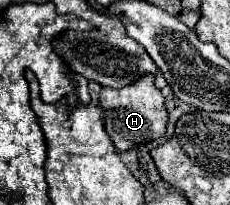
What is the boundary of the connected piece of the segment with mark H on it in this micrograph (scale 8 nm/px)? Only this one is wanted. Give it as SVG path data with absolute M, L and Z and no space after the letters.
M145 74L135 84L125 88L101 88L99 104L105 110L105 128L111 136L115 148L119 152L129 150L133 146L151 142L155 138L161 138L165 134L167 124L167 110L165 110L165 98L163 94L153 86L153 76Z

